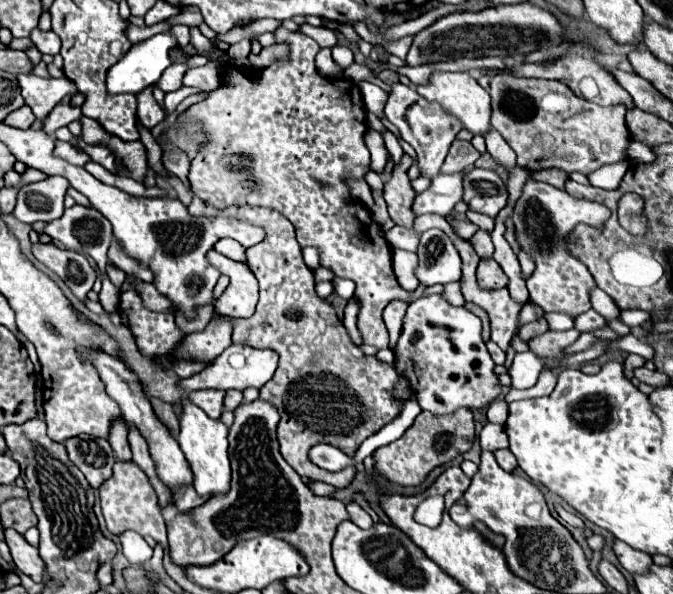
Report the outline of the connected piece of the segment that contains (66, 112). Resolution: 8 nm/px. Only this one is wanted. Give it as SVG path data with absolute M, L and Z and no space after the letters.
M57 104L55 110L47 116L47 120L43 120L43 130L45 132L55 132L57 128L67 126L73 120L79 120L83 116L81 107L71 106L71 104Z

